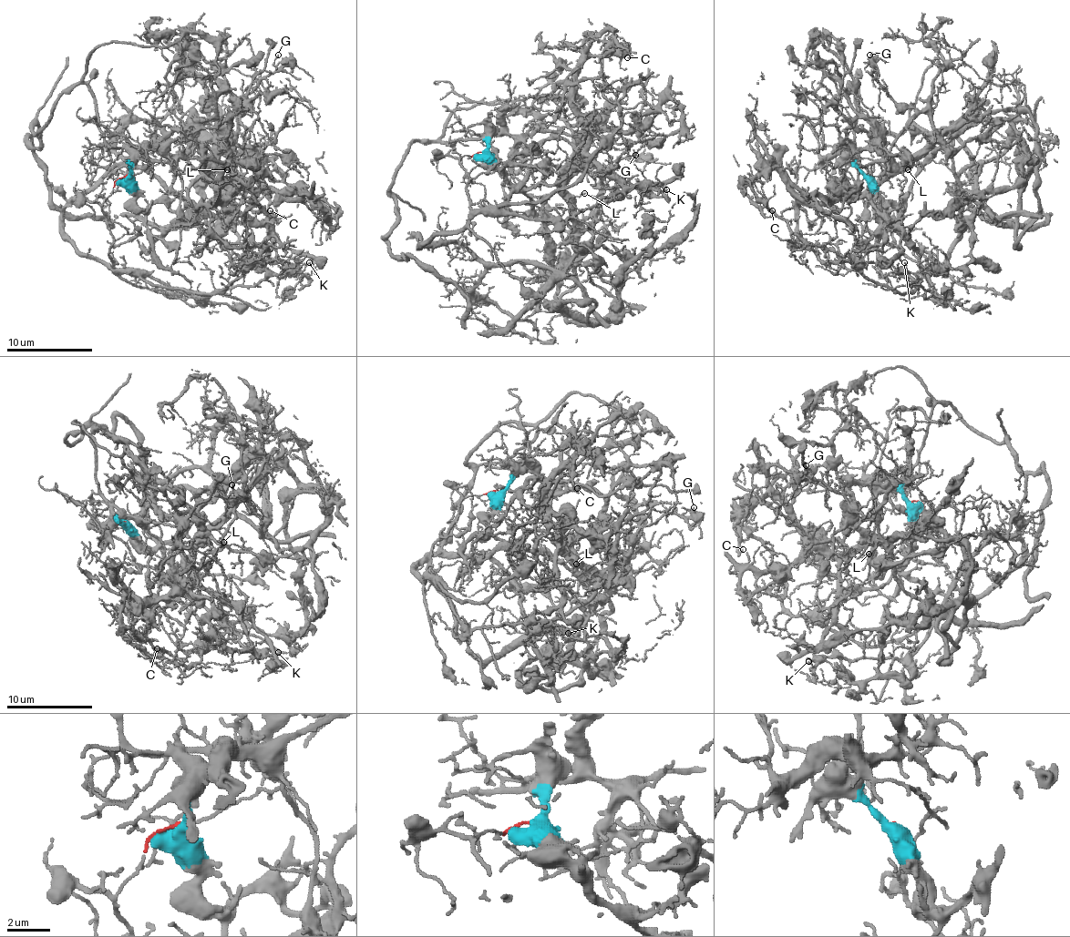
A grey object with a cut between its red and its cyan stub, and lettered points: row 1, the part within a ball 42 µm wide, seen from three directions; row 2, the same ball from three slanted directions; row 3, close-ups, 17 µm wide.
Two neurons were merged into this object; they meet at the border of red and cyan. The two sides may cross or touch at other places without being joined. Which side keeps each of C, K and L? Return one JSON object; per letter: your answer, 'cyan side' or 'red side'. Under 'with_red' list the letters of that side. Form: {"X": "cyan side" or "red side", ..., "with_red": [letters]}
{"C": "cyan side", "K": "red side", "L": "cyan side", "with_red": ["K"]}

